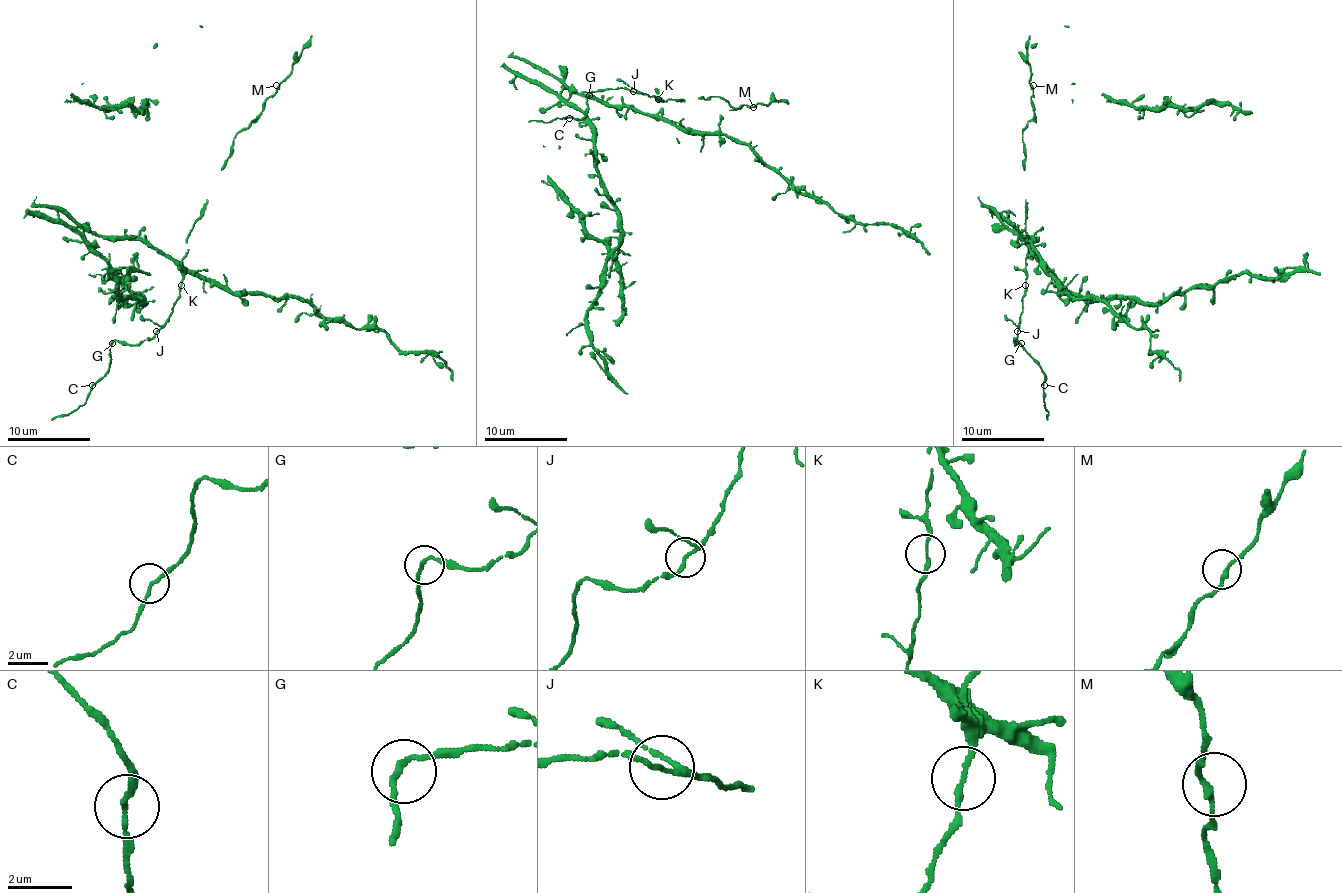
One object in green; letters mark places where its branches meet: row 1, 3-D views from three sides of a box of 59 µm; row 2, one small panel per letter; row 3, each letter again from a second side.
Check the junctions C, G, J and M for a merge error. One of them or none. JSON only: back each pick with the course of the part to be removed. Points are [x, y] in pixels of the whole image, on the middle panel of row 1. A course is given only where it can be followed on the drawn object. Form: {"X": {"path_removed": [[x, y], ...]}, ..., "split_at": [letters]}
{"split_at": []}

